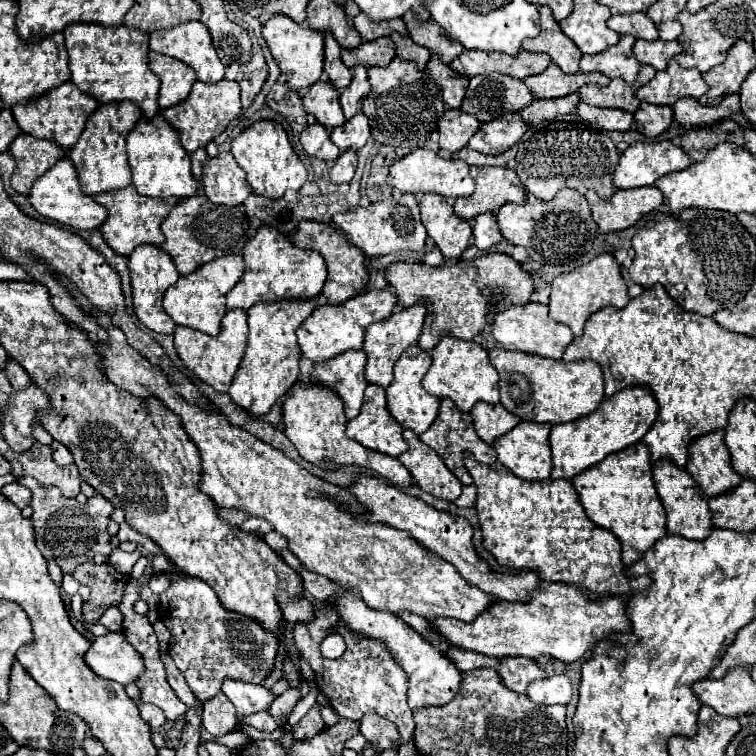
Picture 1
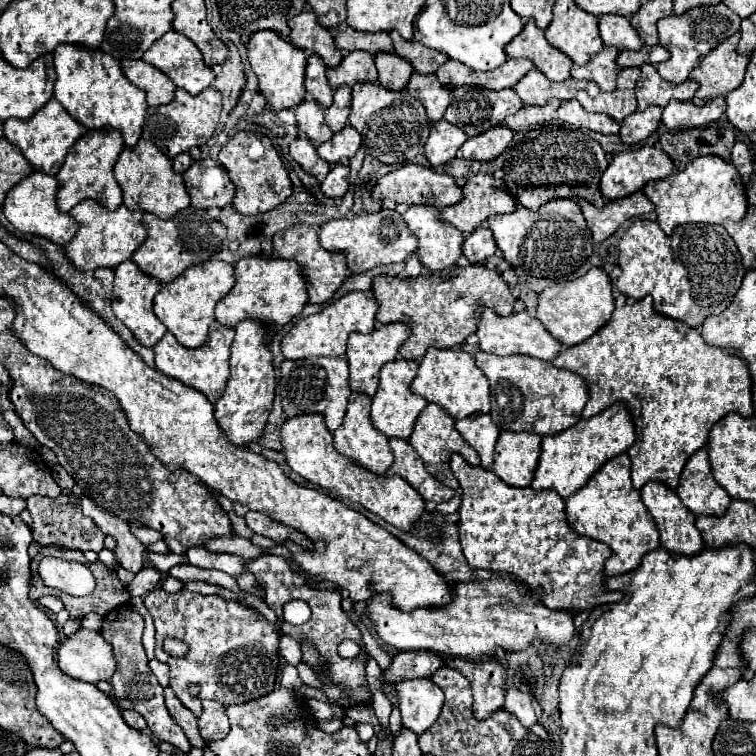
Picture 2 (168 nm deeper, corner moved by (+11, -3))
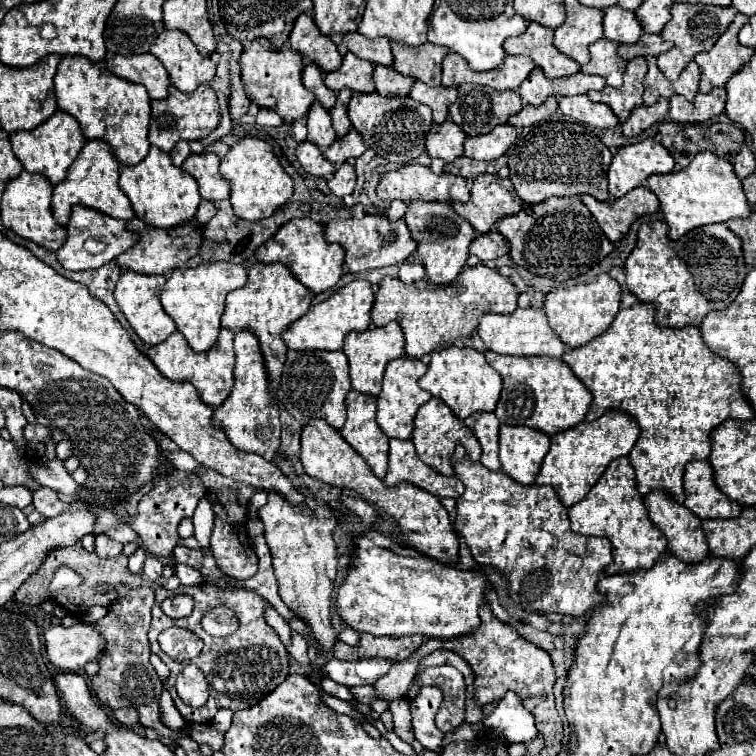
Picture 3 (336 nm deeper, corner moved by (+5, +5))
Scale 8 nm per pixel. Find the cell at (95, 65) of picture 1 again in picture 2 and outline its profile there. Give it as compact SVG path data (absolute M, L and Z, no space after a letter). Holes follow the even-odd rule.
M57 46L55 54L55 98L63 108L89 130L113 126L123 132L125 146L135 146L141 138L141 128L147 112L145 92L133 86L123 70L121 62L103 50L89 50L87 46Z

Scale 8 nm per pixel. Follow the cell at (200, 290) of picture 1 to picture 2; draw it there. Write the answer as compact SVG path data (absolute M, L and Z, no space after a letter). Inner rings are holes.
M207 260L207 262L201 262L197 266L191 266L173 282L167 282L161 286L159 294L155 296L155 304L153 304L155 316L167 326L167 330L183 346L199 348L201 344L205 344L209 326L215 320L215 314L213 314L215 304L225 294L229 294L229 290L235 284L233 272L235 272L233 264L223 262L223 260Z

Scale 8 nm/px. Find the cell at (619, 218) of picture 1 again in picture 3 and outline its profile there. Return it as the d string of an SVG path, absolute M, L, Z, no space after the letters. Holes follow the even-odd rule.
M639 186L613 202L599 202L591 196L583 196L583 204L595 216L601 230L611 242L625 238L637 218L655 214L659 210L657 196L645 186Z

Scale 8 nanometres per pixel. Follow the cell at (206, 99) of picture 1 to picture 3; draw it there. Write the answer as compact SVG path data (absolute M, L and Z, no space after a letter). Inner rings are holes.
M209 84L199 86L195 92L185 94L175 86L169 86L169 96L165 100L151 100L151 128L149 142L163 152L171 152L179 140L203 140L219 124L219 104L213 88Z

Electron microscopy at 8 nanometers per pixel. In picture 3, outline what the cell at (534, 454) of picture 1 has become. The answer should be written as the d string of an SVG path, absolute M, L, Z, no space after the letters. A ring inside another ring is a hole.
M501 424L499 430L499 460L503 472L525 486L535 482L545 454L549 452L549 436L527 428Z

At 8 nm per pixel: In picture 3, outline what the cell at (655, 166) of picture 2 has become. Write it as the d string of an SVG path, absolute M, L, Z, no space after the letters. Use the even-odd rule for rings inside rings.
M653 138L637 144L621 146L609 166L609 192L613 198L625 196L629 190L641 186L653 174L669 174L675 162L671 154Z

